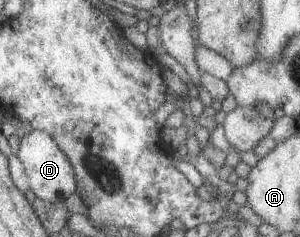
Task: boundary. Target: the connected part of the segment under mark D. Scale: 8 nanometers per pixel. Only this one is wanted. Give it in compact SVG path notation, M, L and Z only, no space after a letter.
M33 129L26 133L17 156L25 168L29 188L37 197L52 203L63 203L73 192L78 192L79 185L72 159L47 131Z

